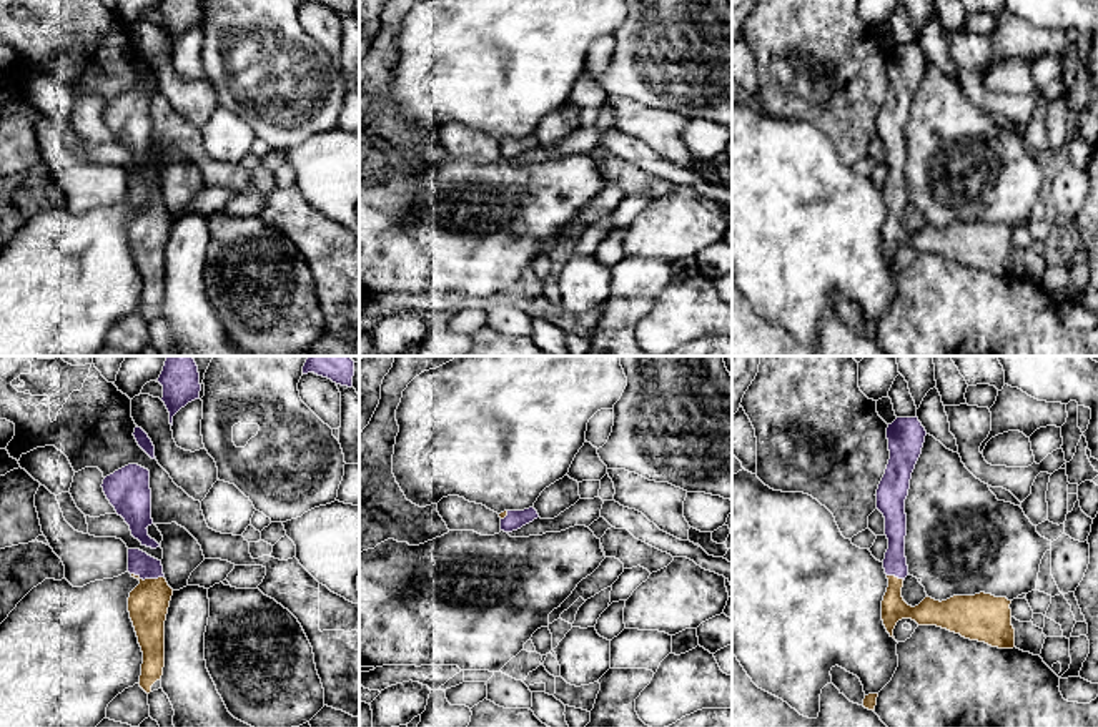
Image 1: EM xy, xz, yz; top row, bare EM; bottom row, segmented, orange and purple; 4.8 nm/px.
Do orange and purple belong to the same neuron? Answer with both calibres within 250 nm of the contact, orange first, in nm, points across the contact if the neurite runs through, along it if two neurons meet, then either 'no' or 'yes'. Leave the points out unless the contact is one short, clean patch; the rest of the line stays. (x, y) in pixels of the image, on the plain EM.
200 nm thick on the orange side, 120 nm on the other; runs through xy (148, 230), (148, 207), (148, 198), (142, 192); yes

